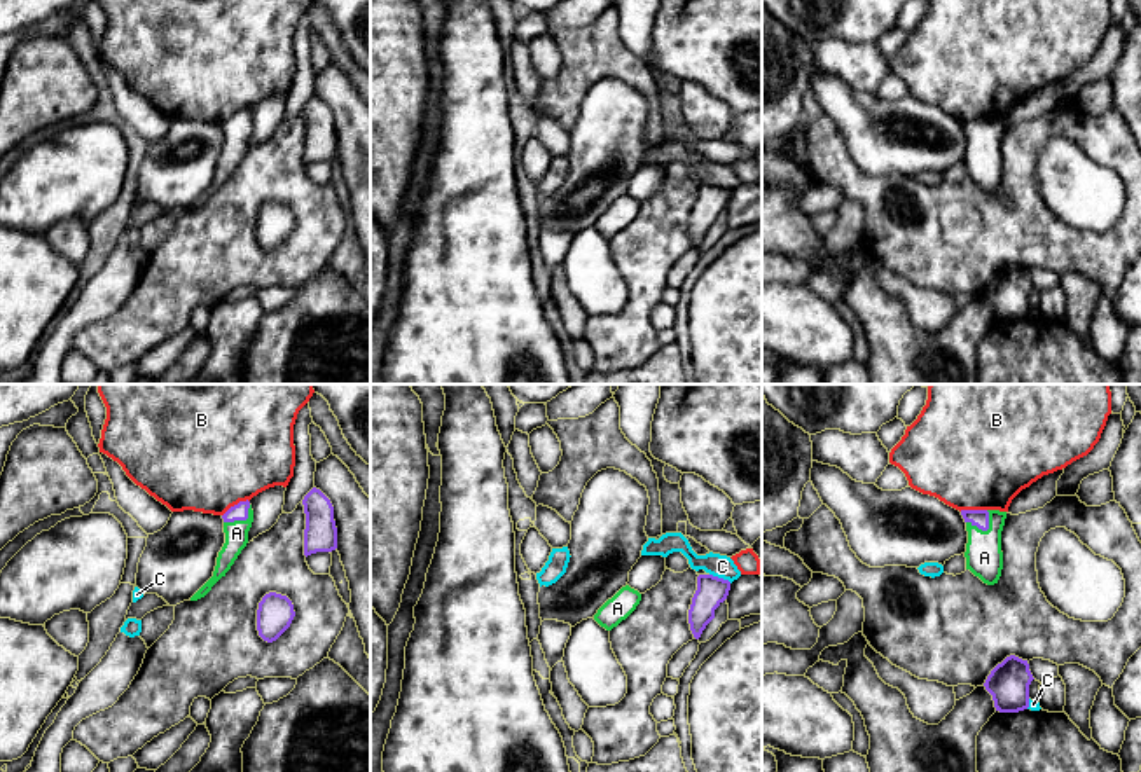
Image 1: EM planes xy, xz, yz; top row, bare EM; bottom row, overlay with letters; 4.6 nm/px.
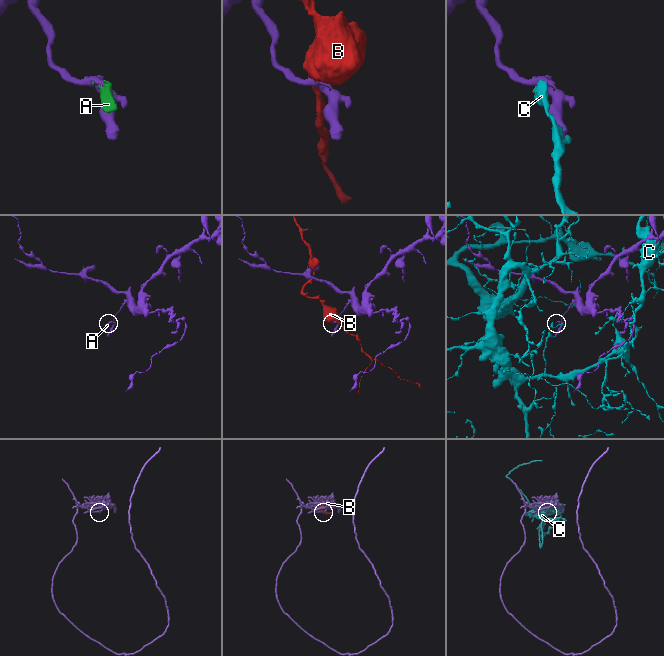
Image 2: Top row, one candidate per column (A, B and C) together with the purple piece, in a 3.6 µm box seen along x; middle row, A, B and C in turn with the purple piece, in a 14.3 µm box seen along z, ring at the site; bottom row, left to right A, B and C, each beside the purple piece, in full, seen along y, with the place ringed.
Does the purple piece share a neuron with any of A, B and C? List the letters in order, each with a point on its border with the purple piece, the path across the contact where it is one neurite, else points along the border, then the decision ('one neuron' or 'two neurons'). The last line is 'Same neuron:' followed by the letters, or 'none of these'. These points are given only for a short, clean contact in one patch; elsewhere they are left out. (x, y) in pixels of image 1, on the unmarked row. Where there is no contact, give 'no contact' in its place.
A: yz (984, 138) | across yz (977, 126), (984, 138), (984, 166) | one neuron
B: xy (235, 114) | two neurons
C: xz (720, 187) | two neurons
Same neuron: A

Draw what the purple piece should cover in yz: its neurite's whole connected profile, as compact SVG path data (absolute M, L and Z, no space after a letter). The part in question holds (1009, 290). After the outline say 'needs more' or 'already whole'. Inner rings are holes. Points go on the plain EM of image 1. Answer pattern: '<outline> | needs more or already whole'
M1010 264L991 279L984 295L992 304L996 320L1019 321L1029 316L1033 288L1027 269Z | already whole

